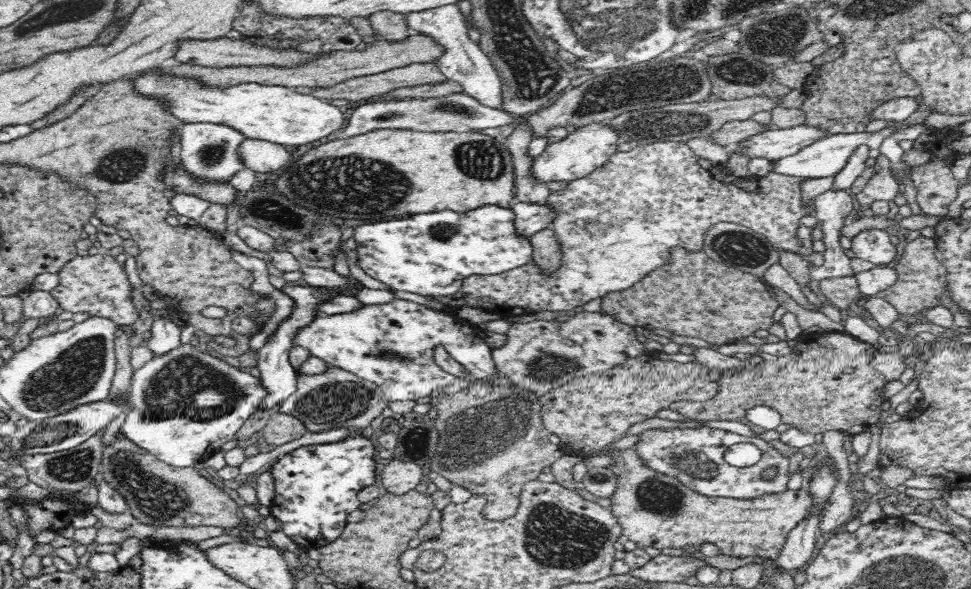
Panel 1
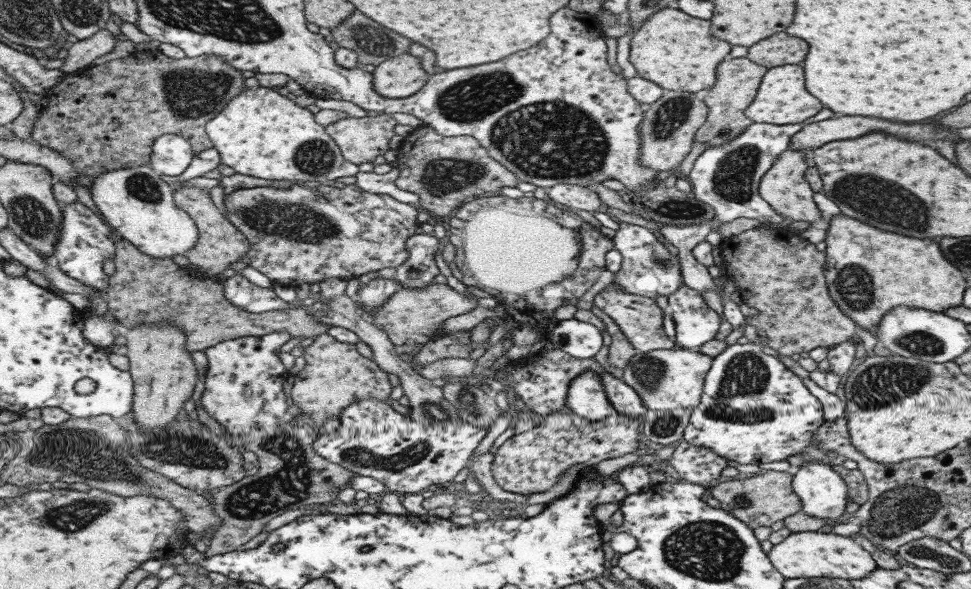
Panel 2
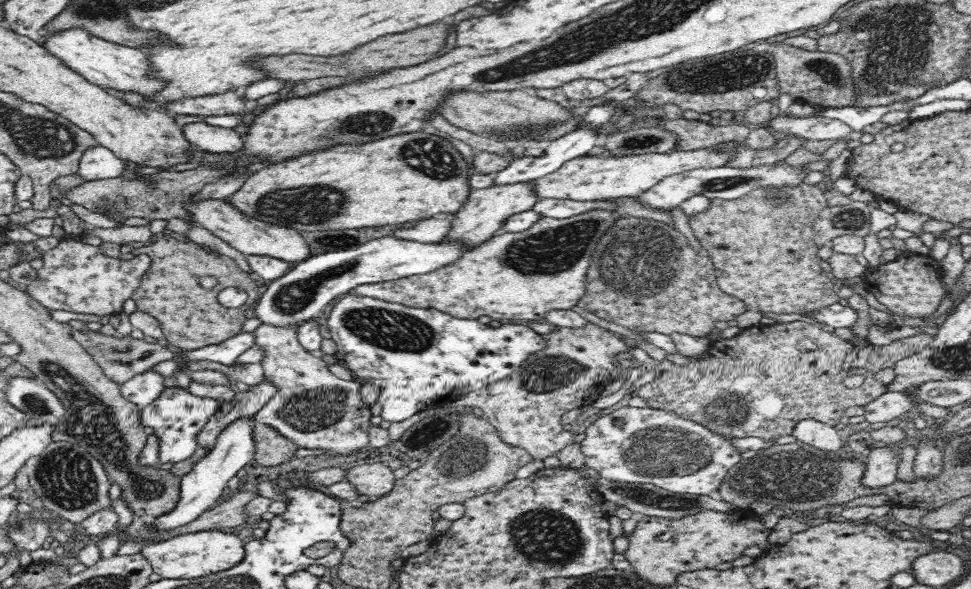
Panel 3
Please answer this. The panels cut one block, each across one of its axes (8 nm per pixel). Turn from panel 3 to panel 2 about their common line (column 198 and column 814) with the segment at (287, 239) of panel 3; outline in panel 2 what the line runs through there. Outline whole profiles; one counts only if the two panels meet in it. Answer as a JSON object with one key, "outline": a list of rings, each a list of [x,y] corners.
{"outline":[[[785,149],[775,159],[771,168],[763,174],[758,184],[758,195],[782,218],[789,220],[803,220],[813,225],[819,224],[820,212],[812,199],[813,191],[804,179],[804,170],[808,167],[805,156],[812,149],[793,150]]]}

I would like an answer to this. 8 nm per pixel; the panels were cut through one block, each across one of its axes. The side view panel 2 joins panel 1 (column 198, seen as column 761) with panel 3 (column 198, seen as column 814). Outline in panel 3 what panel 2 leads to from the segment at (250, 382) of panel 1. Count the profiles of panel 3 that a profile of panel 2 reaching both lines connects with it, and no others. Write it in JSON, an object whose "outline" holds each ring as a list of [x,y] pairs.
{"outline":[[[164,389],[157,400],[142,408],[140,412],[142,426],[149,433],[155,432],[159,436],[159,462],[166,464],[182,462],[190,458],[198,448],[198,430],[220,409],[221,404],[210,398],[193,396],[188,389]]]}

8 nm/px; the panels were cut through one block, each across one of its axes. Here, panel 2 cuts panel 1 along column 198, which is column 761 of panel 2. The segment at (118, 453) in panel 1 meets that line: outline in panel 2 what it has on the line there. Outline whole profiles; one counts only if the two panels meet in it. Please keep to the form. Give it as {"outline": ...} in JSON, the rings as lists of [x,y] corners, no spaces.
{"outline":[[[761,470],[762,474],[751,476],[745,480],[737,478],[716,482],[710,489],[711,498],[715,498],[719,509],[726,510],[735,518],[746,523],[747,526],[771,526],[777,520],[783,520],[786,516],[795,514],[800,510],[800,500],[791,489],[792,470],[788,472],[773,472],[773,470]]]}

